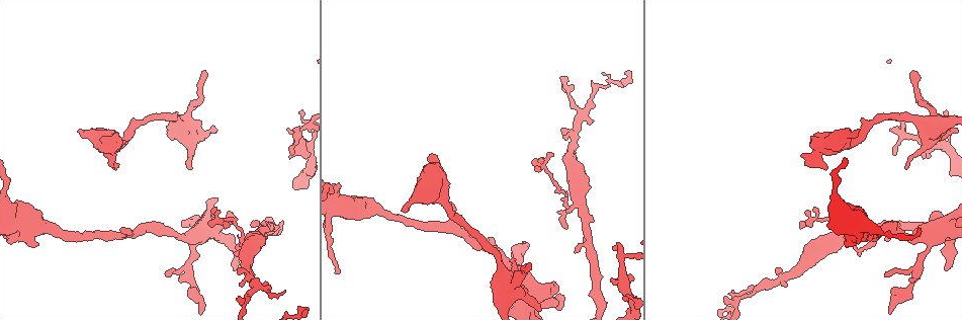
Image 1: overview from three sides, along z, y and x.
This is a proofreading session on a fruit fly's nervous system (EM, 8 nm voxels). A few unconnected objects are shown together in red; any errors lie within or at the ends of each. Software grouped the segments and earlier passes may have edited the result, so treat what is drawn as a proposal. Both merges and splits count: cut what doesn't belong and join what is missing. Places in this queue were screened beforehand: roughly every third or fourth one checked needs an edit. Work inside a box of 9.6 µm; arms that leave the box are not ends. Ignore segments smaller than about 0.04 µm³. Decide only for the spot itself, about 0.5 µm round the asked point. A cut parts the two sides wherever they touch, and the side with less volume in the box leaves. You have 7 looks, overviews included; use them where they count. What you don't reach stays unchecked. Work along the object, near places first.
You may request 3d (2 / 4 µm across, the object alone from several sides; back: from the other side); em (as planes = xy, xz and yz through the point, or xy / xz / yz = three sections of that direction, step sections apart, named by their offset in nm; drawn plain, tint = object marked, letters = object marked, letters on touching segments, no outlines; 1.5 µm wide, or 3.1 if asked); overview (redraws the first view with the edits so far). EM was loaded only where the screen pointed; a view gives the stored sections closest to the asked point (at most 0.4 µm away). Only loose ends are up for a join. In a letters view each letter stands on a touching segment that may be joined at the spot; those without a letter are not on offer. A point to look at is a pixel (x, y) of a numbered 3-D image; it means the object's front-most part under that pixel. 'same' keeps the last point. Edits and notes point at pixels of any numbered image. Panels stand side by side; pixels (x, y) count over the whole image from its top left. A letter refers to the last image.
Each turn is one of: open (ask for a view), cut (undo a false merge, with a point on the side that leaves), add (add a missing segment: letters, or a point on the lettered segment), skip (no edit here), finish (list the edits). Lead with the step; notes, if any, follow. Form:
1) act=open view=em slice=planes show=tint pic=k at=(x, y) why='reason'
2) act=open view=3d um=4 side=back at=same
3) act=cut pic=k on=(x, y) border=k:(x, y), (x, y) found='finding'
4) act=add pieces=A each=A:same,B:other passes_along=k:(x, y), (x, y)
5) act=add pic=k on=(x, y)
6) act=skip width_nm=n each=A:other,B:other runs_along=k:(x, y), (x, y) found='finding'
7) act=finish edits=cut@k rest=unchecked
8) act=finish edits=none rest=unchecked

act=open view=3d um=2 pic=1 at=(528, 266) why='thin end'

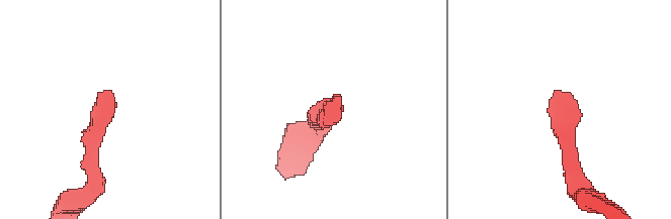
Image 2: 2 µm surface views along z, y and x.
act=open view=em slice=planes show=letters pic=2 at=(335, 103)

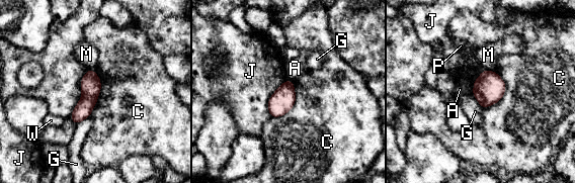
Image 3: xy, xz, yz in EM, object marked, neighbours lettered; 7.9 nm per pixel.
act=skip each=A:other,C:other,G:other,J:other,M:other,P:other,W:other runs_along=3:(90, 72), (89, 98), (76, 120) found='no lettered segment goes on from it'

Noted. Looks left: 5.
act=open view=em slice=planes show=letters pic=1 at=(234, 270) why='free end'

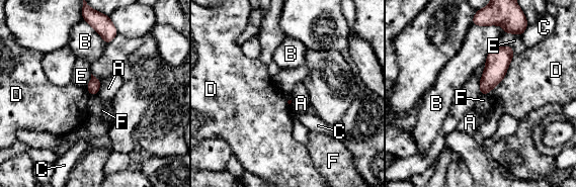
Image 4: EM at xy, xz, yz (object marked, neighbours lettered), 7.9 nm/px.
act=skip each=A:other,B:other,C:other,D:other,E:other,F:other border=4:(89, 94), (96, 95) found='no lettered segment goes on from it'

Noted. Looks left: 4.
act=open view=em slice=planes show=tint pic=1 at=(168, 276)

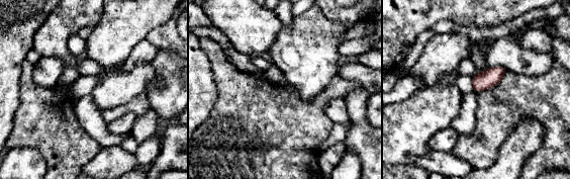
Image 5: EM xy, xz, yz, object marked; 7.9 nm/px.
act=open view=em slice=planes show=letters at=same why='what lies round it'

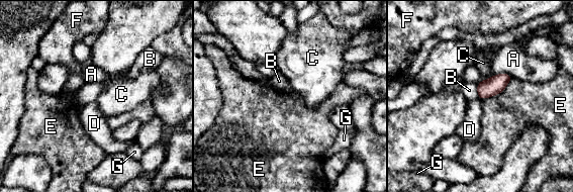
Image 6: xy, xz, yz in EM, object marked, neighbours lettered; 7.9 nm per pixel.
act=skip each=A:other,B:other,C:other,D:other,E:other,F:other,G:other found='none of them fits'

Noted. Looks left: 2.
act=finish edits=none rest=unchecked

